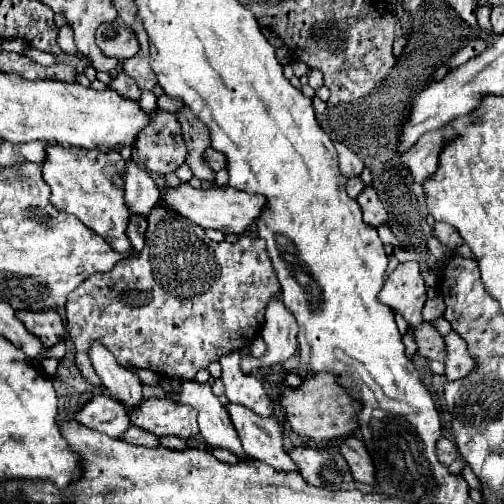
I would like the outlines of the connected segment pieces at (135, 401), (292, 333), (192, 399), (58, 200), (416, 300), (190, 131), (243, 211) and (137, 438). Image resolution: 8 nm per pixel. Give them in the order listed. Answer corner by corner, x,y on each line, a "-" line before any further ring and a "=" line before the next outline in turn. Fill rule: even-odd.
100,342
92,344
90,348
90,358
96,374
108,388
110,396
114,396
118,402
122,402
128,410
136,408
142,404
142,382
138,374
122,368
112,352
108,352
=
272,298
266,306
266,318
262,326
262,338
266,340
268,350
260,360
252,358
251,354
242,357
241,370
246,374
253,373
258,371
258,368
286,362
298,348
296,334
298,334
296,318
280,298
=
182,380
180,394
174,396
172,400
178,404
188,404
188,406
198,410
200,436
208,446
230,450
244,462
250,460
250,456
242,450
238,432
230,420
228,410
212,394
210,384
198,384
194,380
=
48,144
46,160
42,162
44,182
50,186
50,202
56,208
64,208
68,214
74,214
84,226
100,234
116,252
130,252
132,244
126,236
128,226
128,208
124,204
124,172
126,160
118,152
100,152
84,150
60,144
=
416,262
398,264
398,268
386,278
380,290
380,302
400,312
410,326
422,322
422,308
426,304
426,284
420,276
=
184,106
180,112
176,112
176,118
182,126
182,138
188,146
186,164
190,166
194,176
200,178
202,182
214,182
214,172
208,168
208,164
204,160
204,152
210,148
208,128
200,122
200,118
188,106
=
182,184
178,188
164,188
162,196
164,204
168,204
168,208
176,208
176,212
180,212
182,216
186,216
188,220
192,220
194,224
202,226
202,228
214,228
220,230
222,234
242,234
246,232
262,214
262,210
266,208
266,198
264,196
256,196
256,194
248,194
236,188
220,188
220,186
212,186
212,188
192,188
190,184
=
130,426
120,438
130,444
136,444
136,446
152,446
152,448
158,446
158,436
152,436
150,432
146,432
138,426

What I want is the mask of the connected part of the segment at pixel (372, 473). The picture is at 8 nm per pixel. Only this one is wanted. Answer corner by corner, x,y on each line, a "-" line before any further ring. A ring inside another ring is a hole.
348,438
340,446
340,454
346,458
354,480
376,486
376,468
374,468
372,456
368,454
366,446
362,446
360,438

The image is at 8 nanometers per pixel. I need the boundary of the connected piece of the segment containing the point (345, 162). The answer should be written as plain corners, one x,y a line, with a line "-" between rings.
336,144
336,150
338,150
338,160
340,160
340,172
344,172
346,178
352,178
352,176
360,176
362,170
364,170
364,164
362,160
356,156
356,152
352,152
348,146
344,144

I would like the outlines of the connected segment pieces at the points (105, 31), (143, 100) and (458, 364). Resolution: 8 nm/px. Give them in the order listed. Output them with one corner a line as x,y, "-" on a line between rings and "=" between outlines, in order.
120,20
112,24
102,24
96,30
96,44
104,52
104,56
112,58
130,58
140,50
136,34
=
142,91
140,98
140,106
144,112
150,114
153,110
157,108
156,106
157,97
152,91
=
448,332
444,336
444,344
446,344
446,360
444,360
446,378
448,380
464,378
466,372
474,368
472,358
468,356
468,346
460,336
456,336
456,332

